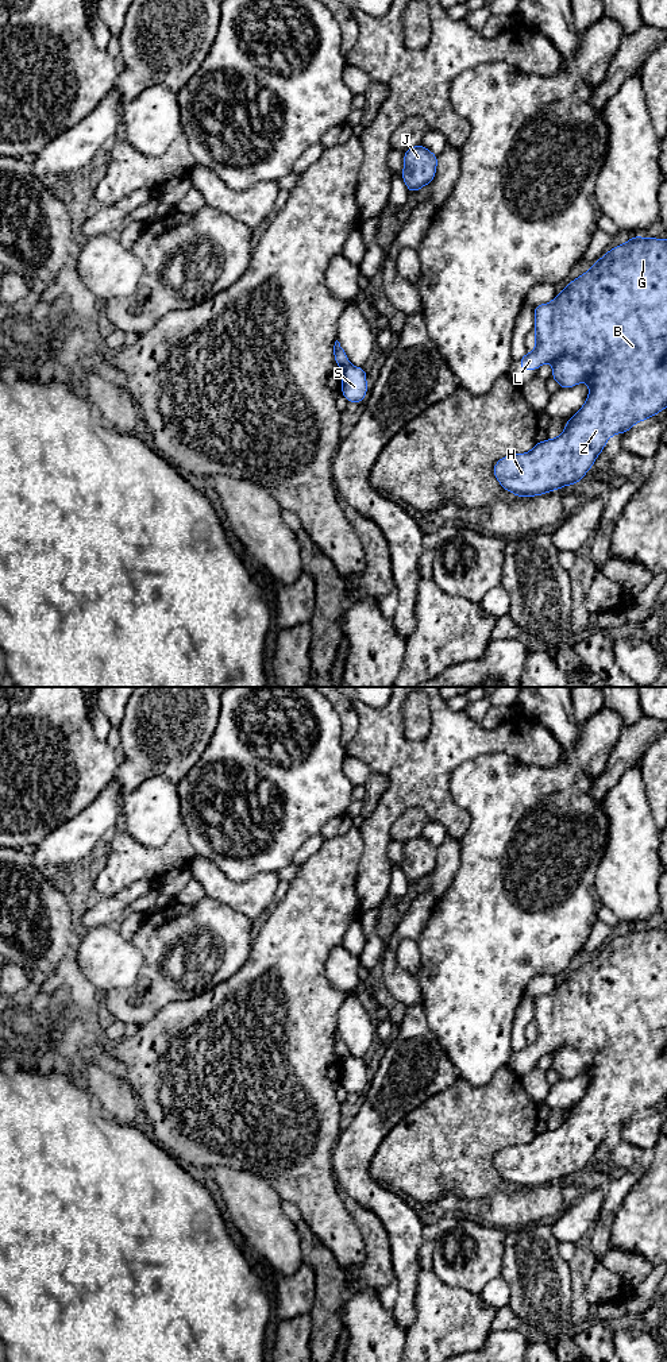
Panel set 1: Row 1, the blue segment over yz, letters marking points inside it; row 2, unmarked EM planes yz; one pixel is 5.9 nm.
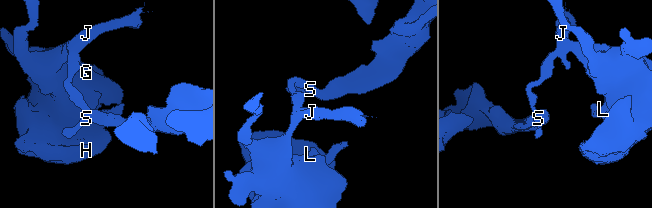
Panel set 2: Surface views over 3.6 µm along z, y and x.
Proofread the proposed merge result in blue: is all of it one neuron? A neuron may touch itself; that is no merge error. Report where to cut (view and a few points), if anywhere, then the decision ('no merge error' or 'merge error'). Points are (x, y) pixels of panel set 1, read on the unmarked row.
cut in yz along (350, 1056), (342, 1061); merge error

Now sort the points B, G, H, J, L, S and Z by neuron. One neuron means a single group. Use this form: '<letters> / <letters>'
B G H J L Z / S

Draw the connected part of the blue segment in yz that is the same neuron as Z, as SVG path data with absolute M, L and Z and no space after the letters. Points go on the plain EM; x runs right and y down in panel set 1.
M632 927L626 934L609 941L602 949L593 954L591 960L585 962L577 971L567 975L563 983L548 995L540 995L533 999L535 1030L536 1037L532 1043L520 1050L521 1061L535 1061L543 1054L552 1054L552 1070L563 1080L574 1079L581 1073L589 1076L589 1087L583 1097L567 1111L564 1122L556 1130L537 1133L535 1138L525 1145L514 1145L501 1149L493 1158L494 1168L504 1181L516 1188L535 1188L555 1182L568 1176L577 1176L593 1158L598 1146L604 1142L606 1133L617 1124L628 1123L639 1112L645 1112L667 1099L667 930Z

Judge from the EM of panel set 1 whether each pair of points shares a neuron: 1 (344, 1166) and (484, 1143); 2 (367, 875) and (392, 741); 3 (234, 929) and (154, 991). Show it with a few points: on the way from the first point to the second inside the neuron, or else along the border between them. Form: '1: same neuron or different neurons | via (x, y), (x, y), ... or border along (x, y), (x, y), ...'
1: different neurons | border along (386, 1134), (370, 1164), (370, 1175), (389, 1189)
2: same neuron | via (376, 841), (377, 826), (396, 801), (396, 775)
3: same neuron | via (218, 950), (187, 984), (176, 987)

